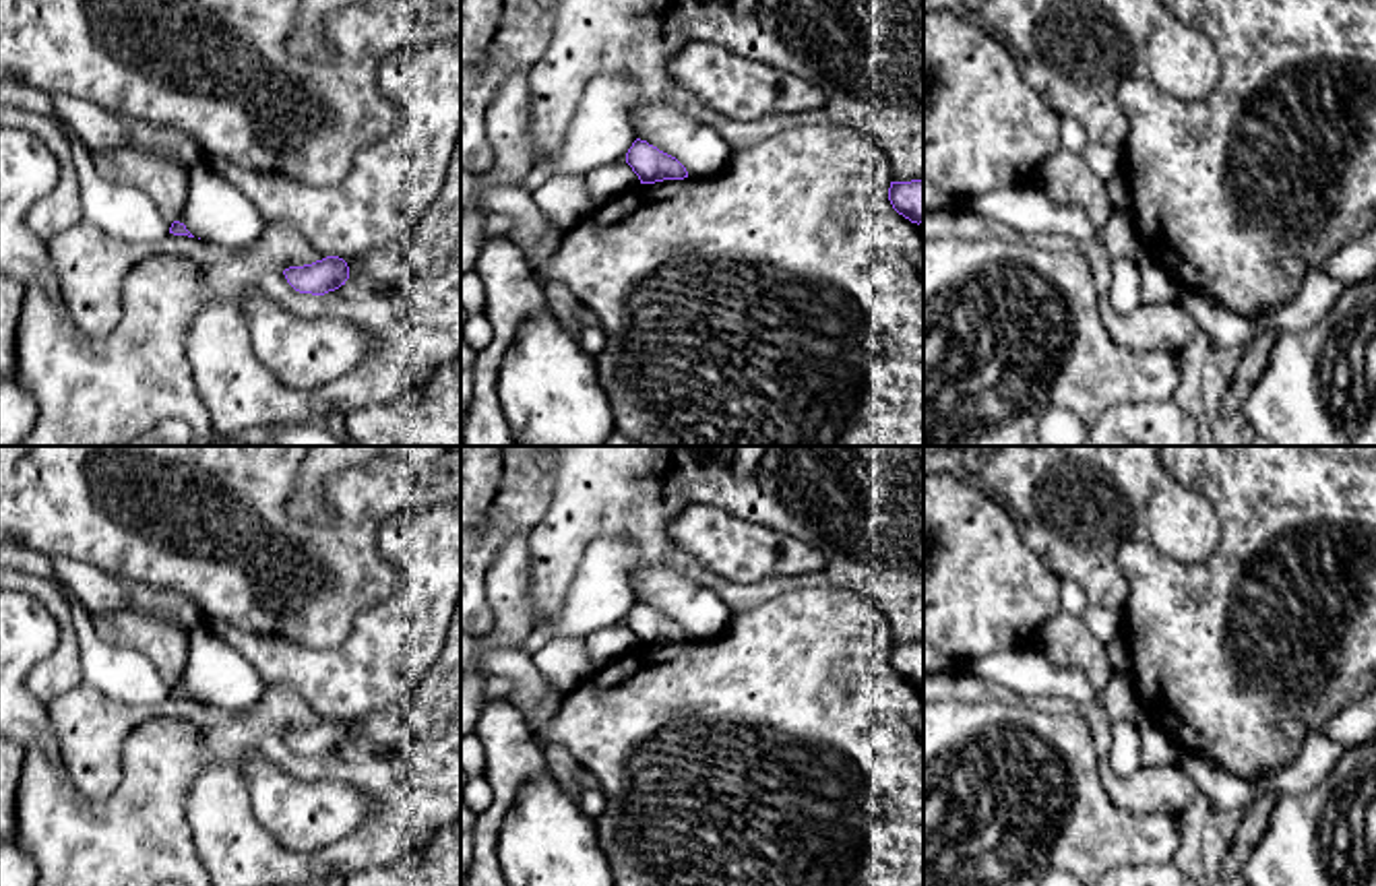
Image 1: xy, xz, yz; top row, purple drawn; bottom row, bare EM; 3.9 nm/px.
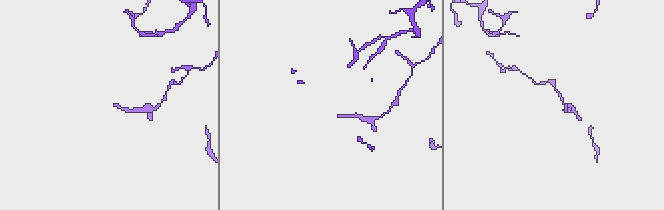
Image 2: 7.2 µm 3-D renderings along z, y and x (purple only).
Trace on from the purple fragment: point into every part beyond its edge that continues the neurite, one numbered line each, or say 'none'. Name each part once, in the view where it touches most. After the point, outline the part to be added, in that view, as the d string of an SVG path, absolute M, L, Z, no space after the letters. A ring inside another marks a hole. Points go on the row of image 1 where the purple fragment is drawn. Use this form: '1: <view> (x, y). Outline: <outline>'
none

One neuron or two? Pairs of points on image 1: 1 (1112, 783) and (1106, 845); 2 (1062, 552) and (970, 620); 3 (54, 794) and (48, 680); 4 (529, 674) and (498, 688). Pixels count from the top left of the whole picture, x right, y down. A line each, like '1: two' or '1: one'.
1: two
2: two
3: two
4: two

